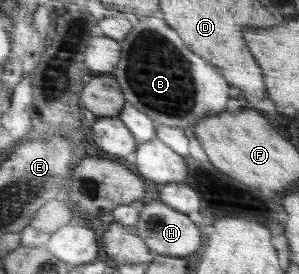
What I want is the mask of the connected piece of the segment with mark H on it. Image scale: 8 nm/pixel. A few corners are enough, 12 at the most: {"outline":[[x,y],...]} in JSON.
{"outline":[[162,201],[144,205],[133,228],[158,255],[197,251],[201,233]]}

